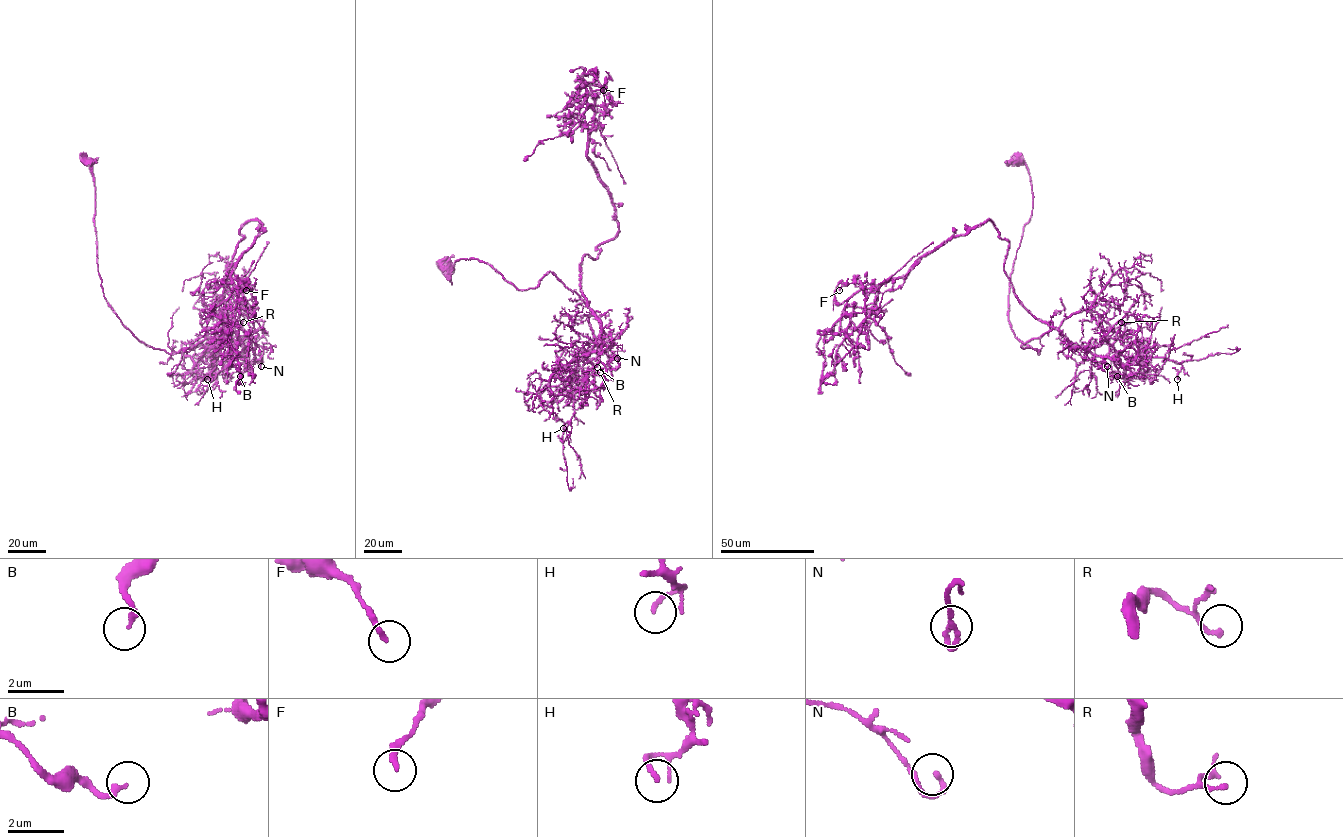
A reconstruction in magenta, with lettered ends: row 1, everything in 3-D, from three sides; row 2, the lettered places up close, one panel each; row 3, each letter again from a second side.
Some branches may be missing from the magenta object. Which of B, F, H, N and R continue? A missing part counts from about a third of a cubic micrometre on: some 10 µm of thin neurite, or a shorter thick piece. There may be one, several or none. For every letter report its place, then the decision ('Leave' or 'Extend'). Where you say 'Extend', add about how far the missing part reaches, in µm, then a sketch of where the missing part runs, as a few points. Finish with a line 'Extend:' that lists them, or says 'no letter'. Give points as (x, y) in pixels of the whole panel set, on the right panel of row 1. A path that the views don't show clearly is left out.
B: Place: (1117, 376). Leave
F: Place: (839, 290). Leave
H: Place: (1177, 379). Leave
N: Place: (1107, 366). Leave
R: Place: (1121, 322). Leave
Extend: no letter

